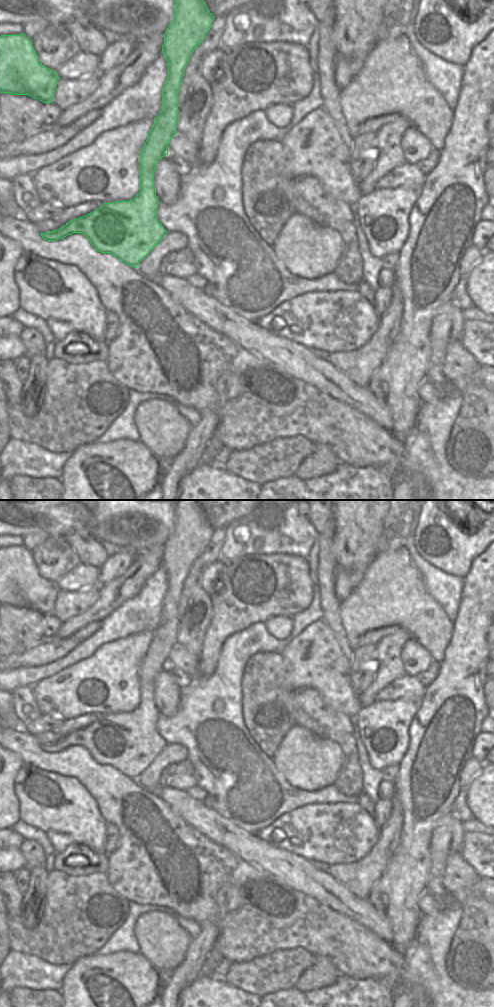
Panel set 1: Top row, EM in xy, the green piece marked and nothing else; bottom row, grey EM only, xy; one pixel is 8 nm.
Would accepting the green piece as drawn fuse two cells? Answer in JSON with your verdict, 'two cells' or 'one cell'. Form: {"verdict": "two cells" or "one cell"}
{"verdict": "one cell"}

